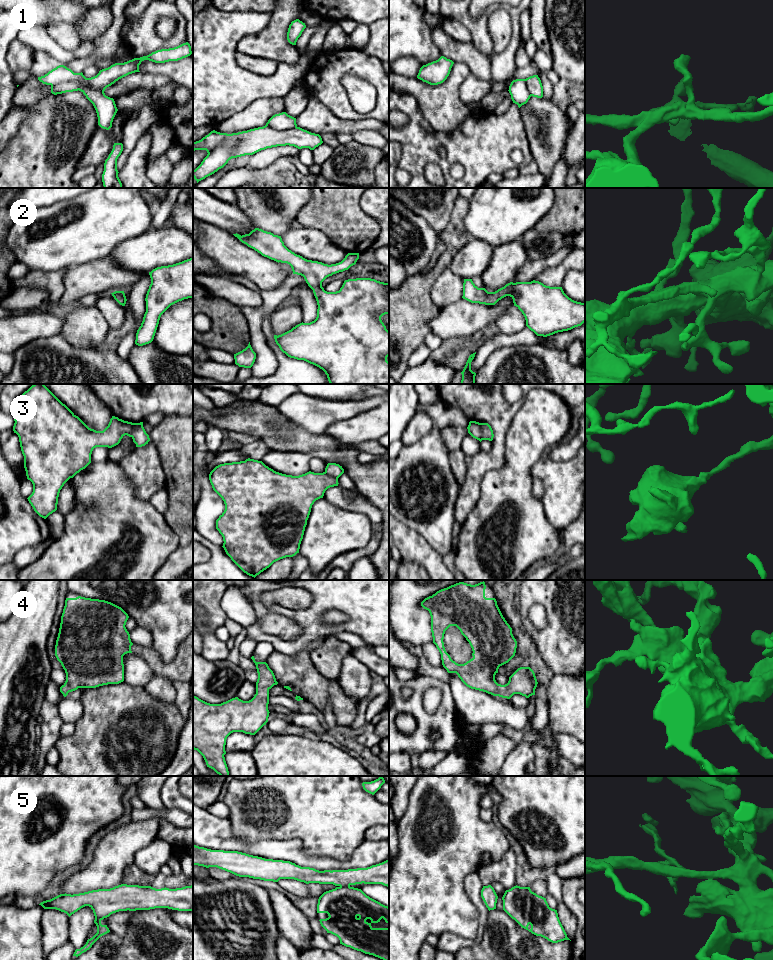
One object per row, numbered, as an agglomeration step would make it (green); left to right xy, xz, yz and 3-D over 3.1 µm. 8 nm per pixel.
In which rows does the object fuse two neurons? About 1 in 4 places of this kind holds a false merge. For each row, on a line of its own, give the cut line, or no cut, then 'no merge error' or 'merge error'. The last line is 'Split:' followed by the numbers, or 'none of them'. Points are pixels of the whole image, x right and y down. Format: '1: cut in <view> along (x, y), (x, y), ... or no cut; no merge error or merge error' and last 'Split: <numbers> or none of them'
1: cut in xz along (241, 139), (234, 135), (228, 135), (208, 153); merge error
2: no cut; no merge error
3: cut in yz along (479, 423), (483, 439); merge error
4: no cut; no merge error
5: no cut; no merge error
Split: 1, 3

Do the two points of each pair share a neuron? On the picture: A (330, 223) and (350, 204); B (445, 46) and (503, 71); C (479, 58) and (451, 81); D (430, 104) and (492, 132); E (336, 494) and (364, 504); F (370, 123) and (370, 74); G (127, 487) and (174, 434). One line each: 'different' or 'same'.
A: same
B: different
C: different
D: different
E: same
F: different
G: different

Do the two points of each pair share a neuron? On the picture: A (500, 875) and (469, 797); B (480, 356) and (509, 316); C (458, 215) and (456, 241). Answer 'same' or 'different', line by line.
A: different
B: different
C: same

